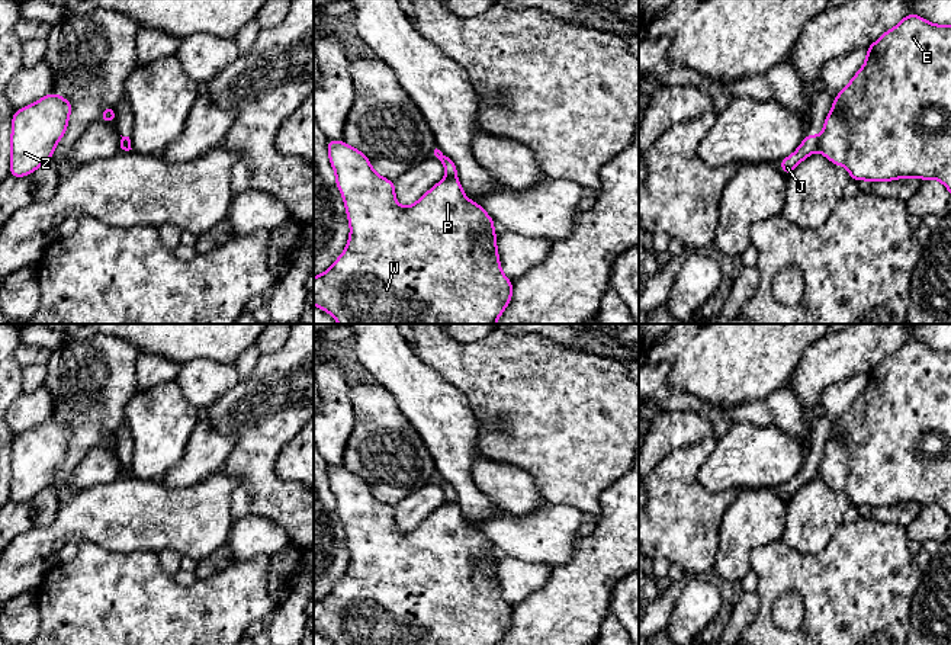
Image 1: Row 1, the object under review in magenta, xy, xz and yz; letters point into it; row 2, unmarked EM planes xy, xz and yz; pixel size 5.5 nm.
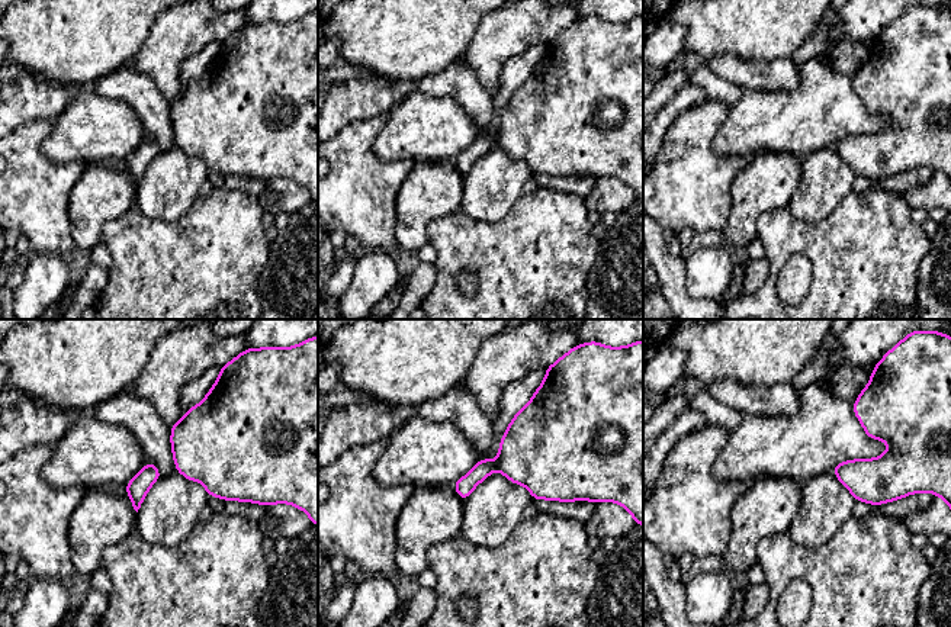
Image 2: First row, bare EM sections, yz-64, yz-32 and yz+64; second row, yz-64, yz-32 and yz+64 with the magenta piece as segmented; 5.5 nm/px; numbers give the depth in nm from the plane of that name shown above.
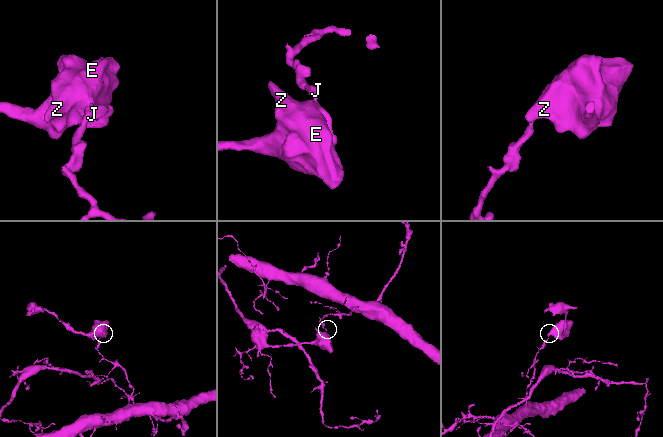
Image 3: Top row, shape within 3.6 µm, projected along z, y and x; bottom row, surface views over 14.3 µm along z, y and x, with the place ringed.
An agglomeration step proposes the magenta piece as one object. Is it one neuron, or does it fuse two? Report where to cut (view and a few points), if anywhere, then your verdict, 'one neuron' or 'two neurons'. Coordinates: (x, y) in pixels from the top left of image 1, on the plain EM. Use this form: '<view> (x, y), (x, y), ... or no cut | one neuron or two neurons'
yz (815, 462), (818, 475) | two neurons

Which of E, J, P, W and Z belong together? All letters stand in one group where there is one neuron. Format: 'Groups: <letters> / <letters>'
Groups: E P W Z / J

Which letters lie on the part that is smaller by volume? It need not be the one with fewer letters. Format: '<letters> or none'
E, P, W, Z

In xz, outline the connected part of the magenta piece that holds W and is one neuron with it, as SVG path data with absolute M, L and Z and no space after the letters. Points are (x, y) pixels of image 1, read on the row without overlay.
M344 466L327 468L335 510L344 524L350 562L344 577L322 600L314 603L314 630L334 645L498 645L510 630L513 606L501 596L495 546L466 523L456 501L446 501L414 530L396 527L393 506L377 500L369 484Z

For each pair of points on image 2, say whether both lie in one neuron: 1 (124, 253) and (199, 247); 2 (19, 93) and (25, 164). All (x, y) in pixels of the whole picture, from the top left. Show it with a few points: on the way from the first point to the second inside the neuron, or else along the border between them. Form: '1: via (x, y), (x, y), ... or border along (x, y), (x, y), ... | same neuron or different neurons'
1: via (143, 253), (180, 253) | same neuron
2: border along (55, 116), (28, 121), (15, 129) | different neurons

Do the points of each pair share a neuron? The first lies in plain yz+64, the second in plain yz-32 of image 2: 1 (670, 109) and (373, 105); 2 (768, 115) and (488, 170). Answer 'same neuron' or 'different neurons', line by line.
1: same neuron
2: different neurons

